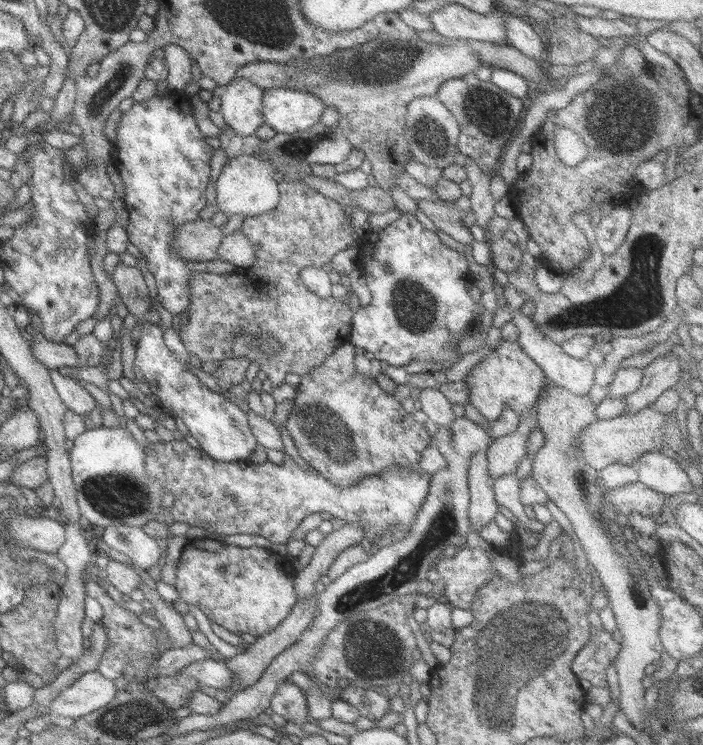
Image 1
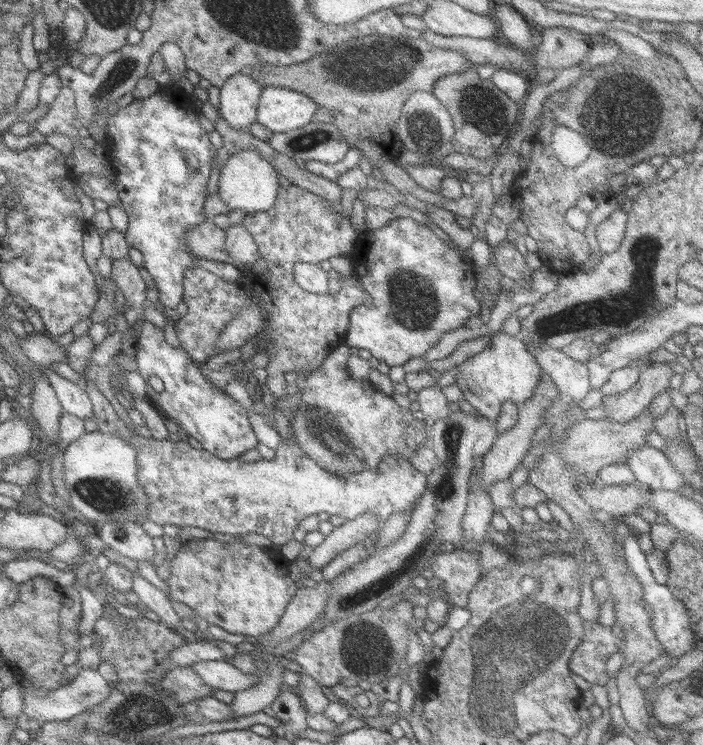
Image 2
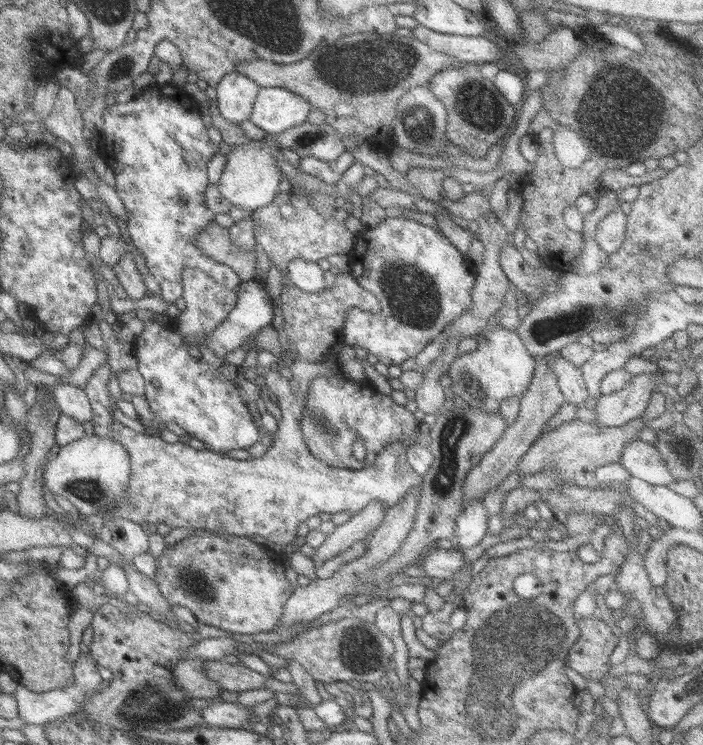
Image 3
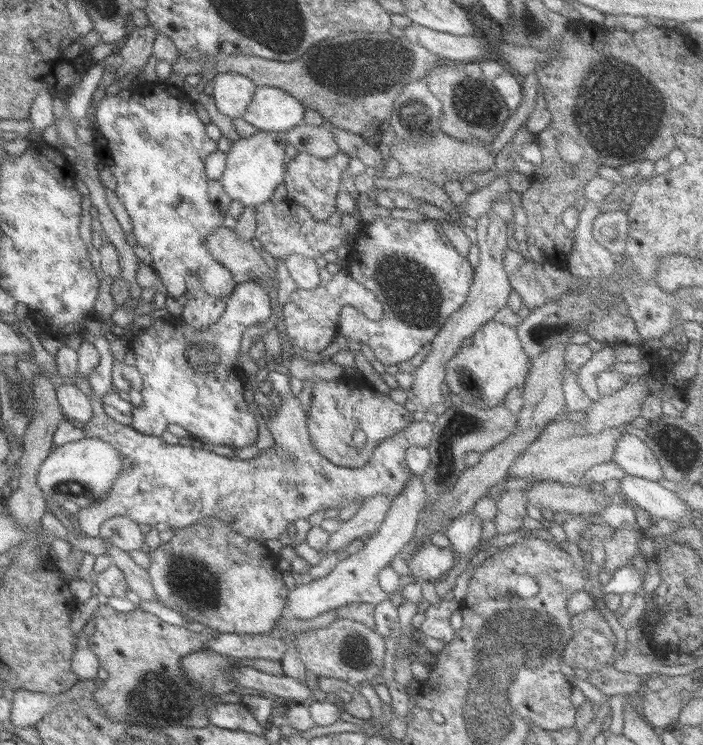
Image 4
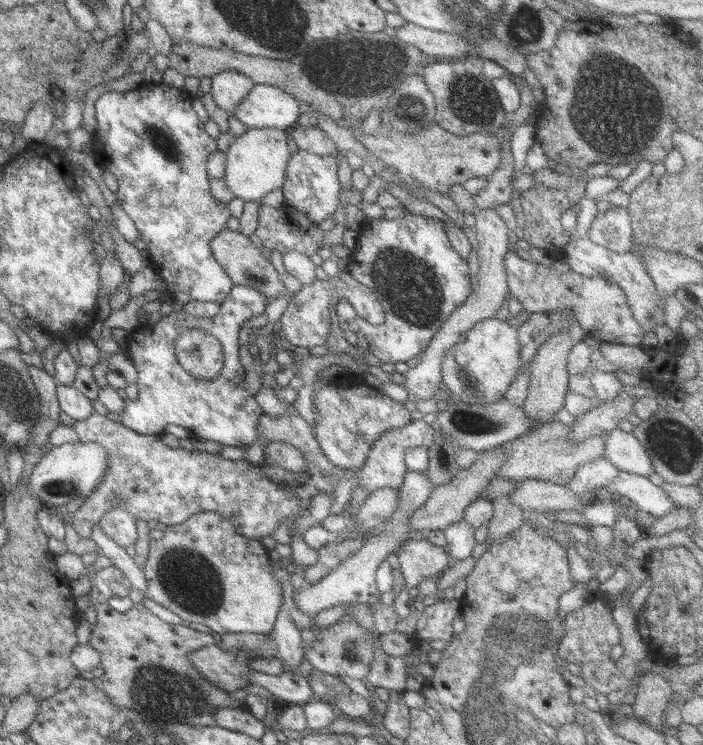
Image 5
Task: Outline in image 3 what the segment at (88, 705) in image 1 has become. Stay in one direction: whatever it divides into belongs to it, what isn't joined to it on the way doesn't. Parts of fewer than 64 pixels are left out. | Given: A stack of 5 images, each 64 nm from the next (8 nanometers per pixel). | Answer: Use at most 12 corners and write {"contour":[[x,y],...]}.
{"contour":[[80,653],[74,682],[46,692],[18,685],[17,717],[26,724],[66,718],[107,682],[98,664]]}

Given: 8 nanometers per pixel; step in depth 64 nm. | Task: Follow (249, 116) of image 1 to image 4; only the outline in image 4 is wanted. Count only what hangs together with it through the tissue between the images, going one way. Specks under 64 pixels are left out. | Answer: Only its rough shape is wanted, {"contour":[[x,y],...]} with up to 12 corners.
{"contour":[[220,73],[214,98],[220,114],[243,118],[257,85]]}

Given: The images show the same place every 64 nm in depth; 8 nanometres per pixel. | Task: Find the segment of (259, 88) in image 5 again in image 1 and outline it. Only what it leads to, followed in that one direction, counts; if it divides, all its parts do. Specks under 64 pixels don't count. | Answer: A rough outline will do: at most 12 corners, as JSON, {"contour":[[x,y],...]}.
{"contour":[[263,91],[264,122],[279,134],[310,129],[327,106],[315,94]]}

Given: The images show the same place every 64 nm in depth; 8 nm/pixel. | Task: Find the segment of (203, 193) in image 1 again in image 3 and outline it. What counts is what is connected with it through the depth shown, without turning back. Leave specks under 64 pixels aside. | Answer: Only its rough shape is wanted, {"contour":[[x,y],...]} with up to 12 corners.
{"contour":[[164,86],[103,112],[131,245],[162,300],[197,268],[242,284],[195,238],[219,152]]}

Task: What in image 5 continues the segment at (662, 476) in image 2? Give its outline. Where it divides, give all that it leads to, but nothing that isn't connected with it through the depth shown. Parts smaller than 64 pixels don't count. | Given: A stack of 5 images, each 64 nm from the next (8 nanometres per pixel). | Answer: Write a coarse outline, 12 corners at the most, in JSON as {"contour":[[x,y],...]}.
{"contour":[[634,433],[605,434],[605,458],[622,474],[654,474]]}

